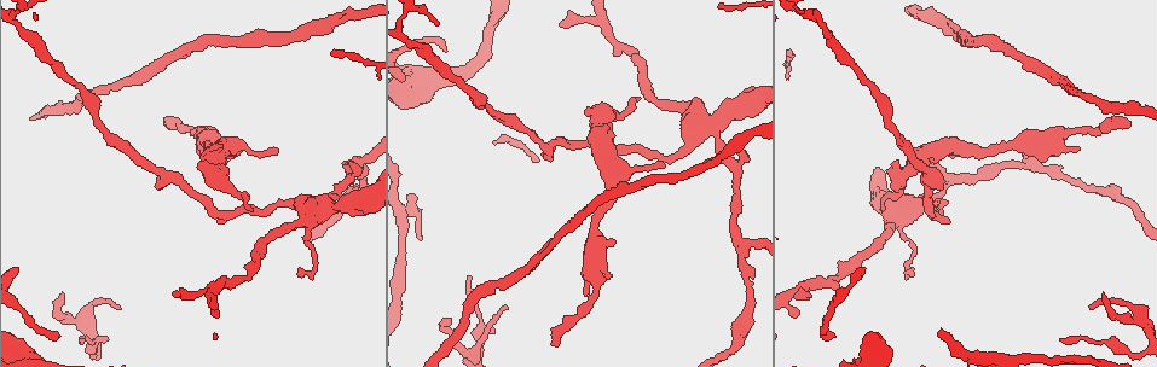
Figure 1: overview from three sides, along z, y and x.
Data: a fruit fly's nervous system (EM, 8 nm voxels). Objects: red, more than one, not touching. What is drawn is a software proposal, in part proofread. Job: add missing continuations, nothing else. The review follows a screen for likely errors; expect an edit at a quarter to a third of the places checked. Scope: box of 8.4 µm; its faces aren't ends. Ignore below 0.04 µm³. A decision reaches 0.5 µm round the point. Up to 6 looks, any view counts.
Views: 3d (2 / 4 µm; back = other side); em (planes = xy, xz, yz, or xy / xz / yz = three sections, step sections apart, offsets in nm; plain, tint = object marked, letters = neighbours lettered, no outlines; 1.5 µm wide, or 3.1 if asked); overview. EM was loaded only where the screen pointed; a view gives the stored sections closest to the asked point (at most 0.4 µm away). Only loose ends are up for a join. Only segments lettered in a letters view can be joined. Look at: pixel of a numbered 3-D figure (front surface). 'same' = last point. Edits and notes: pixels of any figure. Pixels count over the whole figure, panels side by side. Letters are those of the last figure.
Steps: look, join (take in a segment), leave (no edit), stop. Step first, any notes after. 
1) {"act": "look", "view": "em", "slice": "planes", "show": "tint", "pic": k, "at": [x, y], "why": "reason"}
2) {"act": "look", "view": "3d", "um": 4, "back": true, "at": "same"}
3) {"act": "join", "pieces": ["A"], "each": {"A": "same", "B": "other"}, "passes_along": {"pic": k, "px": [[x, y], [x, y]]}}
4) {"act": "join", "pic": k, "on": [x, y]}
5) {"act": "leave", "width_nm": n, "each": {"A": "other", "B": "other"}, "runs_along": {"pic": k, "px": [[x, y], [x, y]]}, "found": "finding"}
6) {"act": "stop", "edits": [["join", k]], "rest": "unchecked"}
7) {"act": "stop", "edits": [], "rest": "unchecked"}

{"act": "look", "view": "em", "slice": "xz", "step": 8, "show": "letters", "pic": 1, "at": [882, 210], "why": "end of a long branch"}

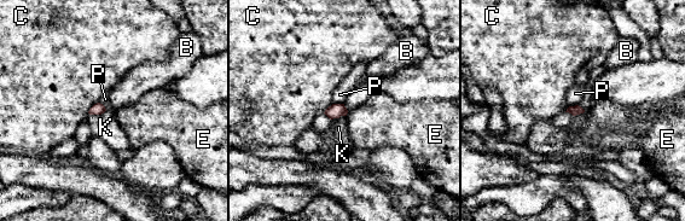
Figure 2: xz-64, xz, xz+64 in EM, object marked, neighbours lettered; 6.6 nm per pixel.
{"act": "look", "view": "em", "slice": "planes", "show": "letters", "at": "same", "why": "cut it another way"}

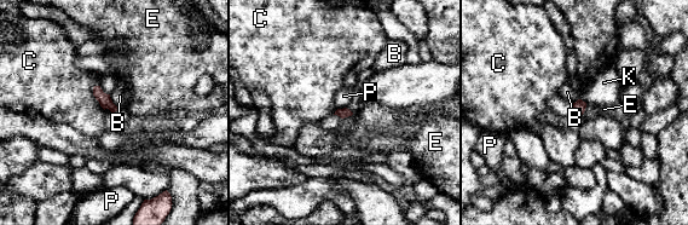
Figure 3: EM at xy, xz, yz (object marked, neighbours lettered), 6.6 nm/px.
{"act": "leave", "each": {"B": "other", "C": "other", "E": "other", "K": "other", "P": "other"}, "border": {"pic": 3, "px": [[99, 86], [109, 94]]}, "found": "no lettered segment goes on from it"}

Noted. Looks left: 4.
{"act": "look", "view": "em", "slice": "planes", "show": "tint", "pic": 1, "at": [277, 149], "why": "tapers out"}

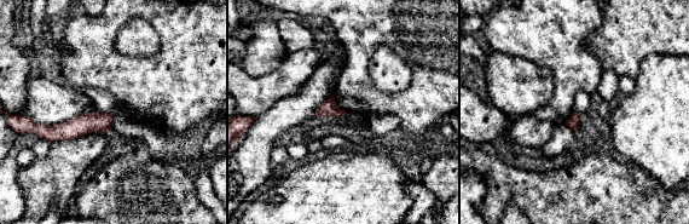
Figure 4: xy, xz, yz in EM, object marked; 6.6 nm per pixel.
{"act": "look", "view": "em", "slice": "planes", "show": "letters", "at": "same"}

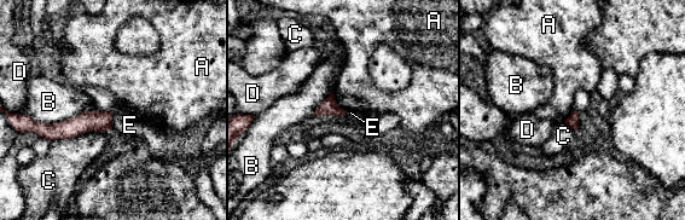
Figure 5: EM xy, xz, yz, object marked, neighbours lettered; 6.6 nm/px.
{"act": "leave", "width_nm": 80, "each": {"A": "other", "B": "other", "C": "other", "D": "other", "E": "other"}, "border": {"pic": 5, "px": [[114, 114], [110, 129]]}, "found": "no lettered segment goes on from it"}

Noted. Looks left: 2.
{"act": "look", "view": "3d", "um": 2, "pic": 1, "at": [168, 123], "why": "branch stops here"}

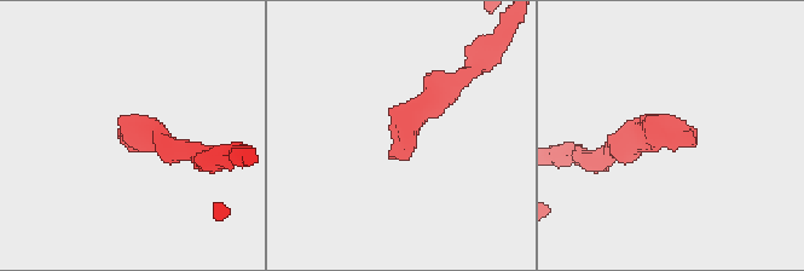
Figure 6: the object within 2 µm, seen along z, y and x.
{"act": "look", "view": "em", "slice": "planes", "show": "letters", "pic": 6, "at": [697, 136], "why": "shape alone is not enough"}

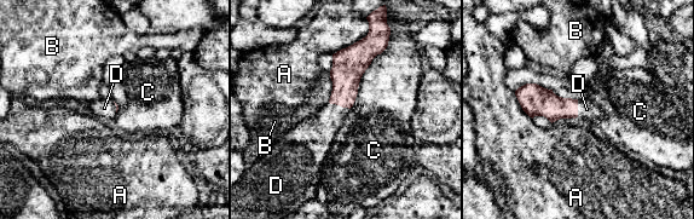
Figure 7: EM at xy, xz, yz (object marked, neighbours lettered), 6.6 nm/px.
{"act": "join", "pieces": ["D"], "longest_contact_nm": ["C", 550], "each": {"A": "other", "B": "other", "C": "other", "D": "same"}, "found": "the neuron continues"}

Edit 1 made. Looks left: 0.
{"act": "stop", "edits": [["join", 7]], "rest": "unchecked"}

